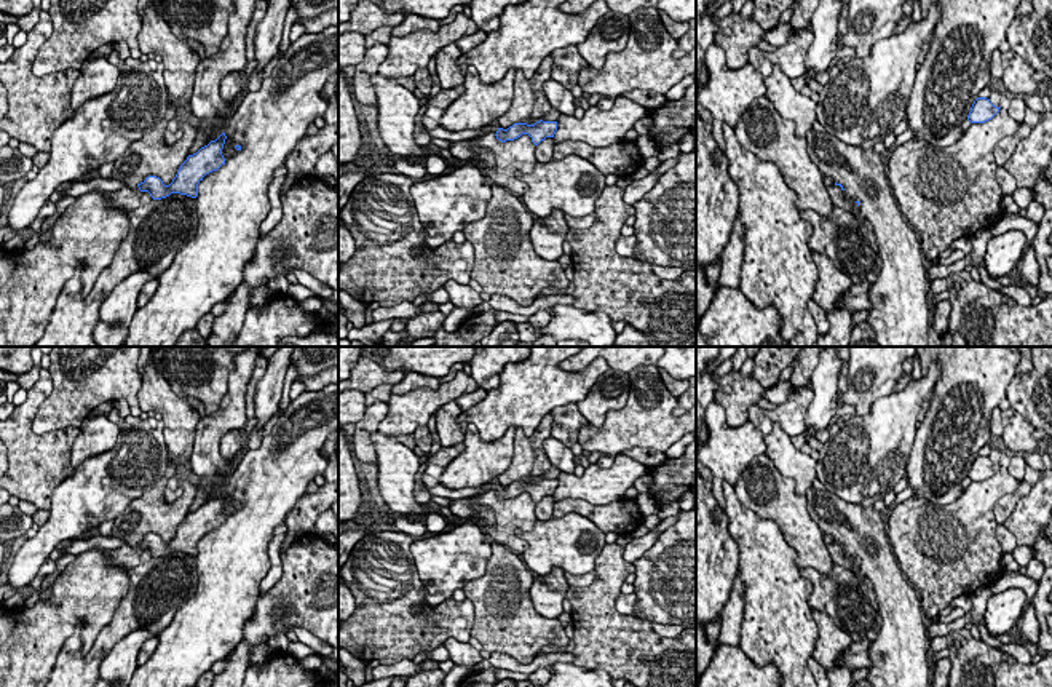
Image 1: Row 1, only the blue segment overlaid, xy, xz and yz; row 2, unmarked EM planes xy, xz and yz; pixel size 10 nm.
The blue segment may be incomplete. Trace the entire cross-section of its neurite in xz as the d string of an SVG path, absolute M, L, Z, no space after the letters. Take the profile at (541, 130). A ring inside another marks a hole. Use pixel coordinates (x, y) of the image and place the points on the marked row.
M492 121L490 125L485 125L484 129L481 131L481 136L487 133L493 133L498 141L506 142L506 141L514 141L520 137L522 134L528 134L532 137L532 142L538 145L541 141L546 137L554 137L557 131L557 121L536 121L535 125L527 125L527 123L514 123L508 129L503 129L498 121Z

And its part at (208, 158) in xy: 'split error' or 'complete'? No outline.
split error

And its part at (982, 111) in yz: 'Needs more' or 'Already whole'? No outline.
Already whole

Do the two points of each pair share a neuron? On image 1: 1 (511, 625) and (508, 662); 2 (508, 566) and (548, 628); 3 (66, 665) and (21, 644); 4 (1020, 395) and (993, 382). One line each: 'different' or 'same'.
1: different
2: same
3: different
4: different

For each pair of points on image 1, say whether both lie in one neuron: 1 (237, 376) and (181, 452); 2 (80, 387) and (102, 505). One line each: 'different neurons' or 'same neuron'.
1: different neurons
2: different neurons

